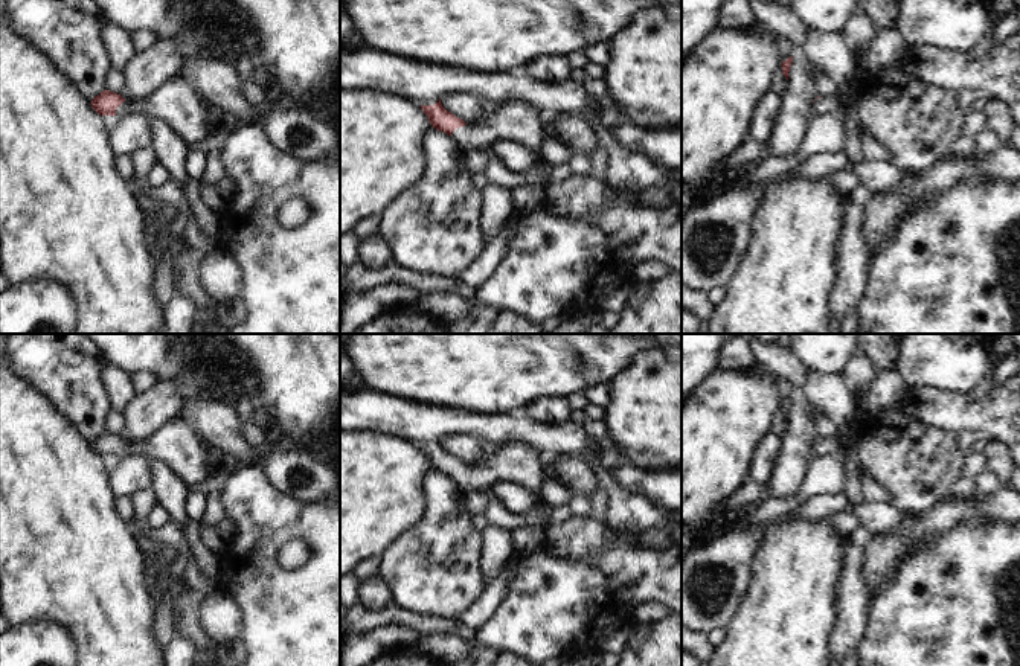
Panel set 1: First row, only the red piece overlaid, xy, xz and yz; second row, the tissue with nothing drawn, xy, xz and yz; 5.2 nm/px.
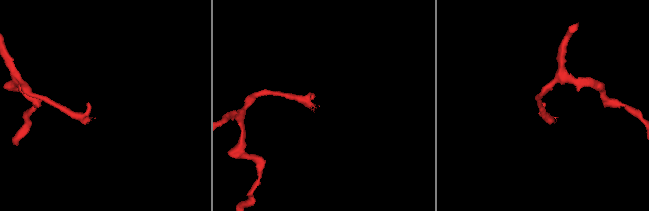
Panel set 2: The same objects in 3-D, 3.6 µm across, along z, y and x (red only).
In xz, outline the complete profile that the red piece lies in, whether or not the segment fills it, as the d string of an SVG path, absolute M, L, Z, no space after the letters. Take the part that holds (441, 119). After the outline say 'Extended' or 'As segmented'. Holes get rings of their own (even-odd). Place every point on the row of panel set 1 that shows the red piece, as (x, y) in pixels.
M514 96L499 101L491 116L473 125L467 125L447 111L439 99L433 105L419 108L433 128L451 136L465 152L491 146L499 140L512 140L531 152L540 154L541 145L549 136L541 111Z. Extended

